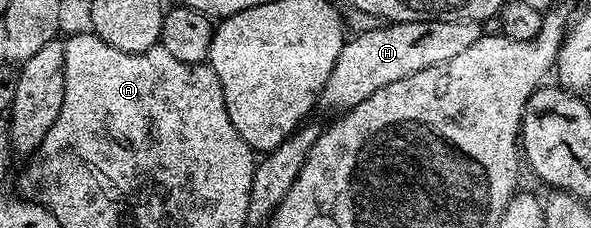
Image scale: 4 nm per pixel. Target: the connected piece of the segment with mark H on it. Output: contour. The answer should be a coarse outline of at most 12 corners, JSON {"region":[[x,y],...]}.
{"region":[[393,21],[349,36],[319,108],[466,51],[479,21]]}

